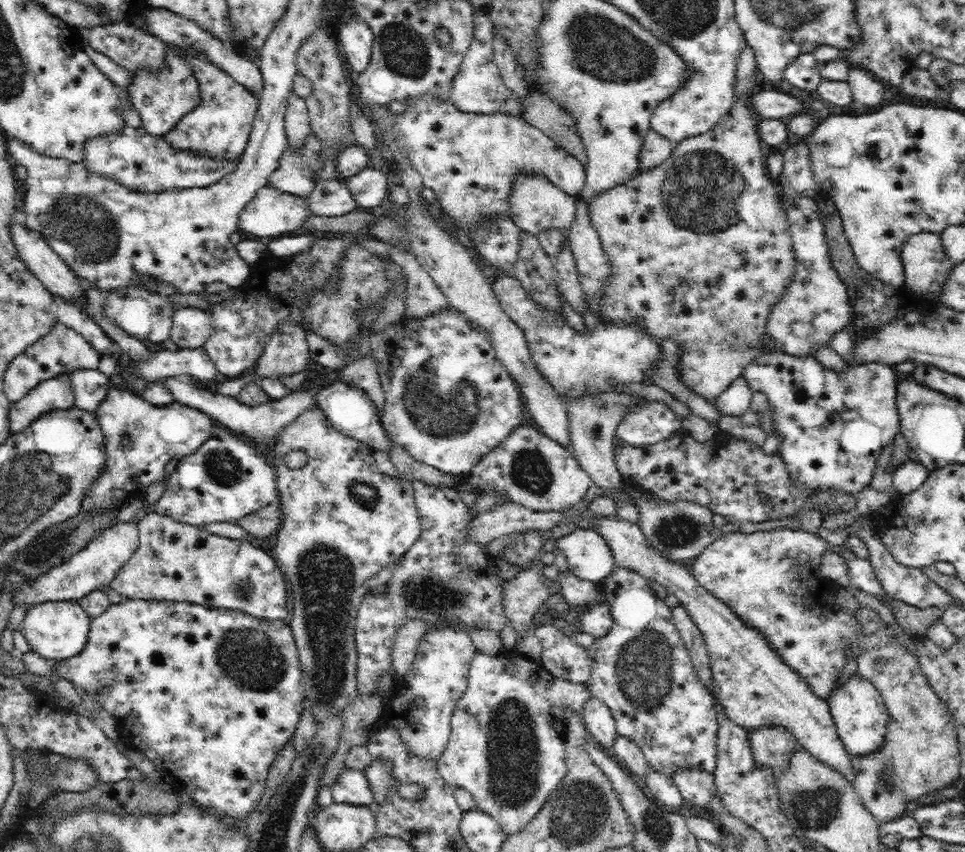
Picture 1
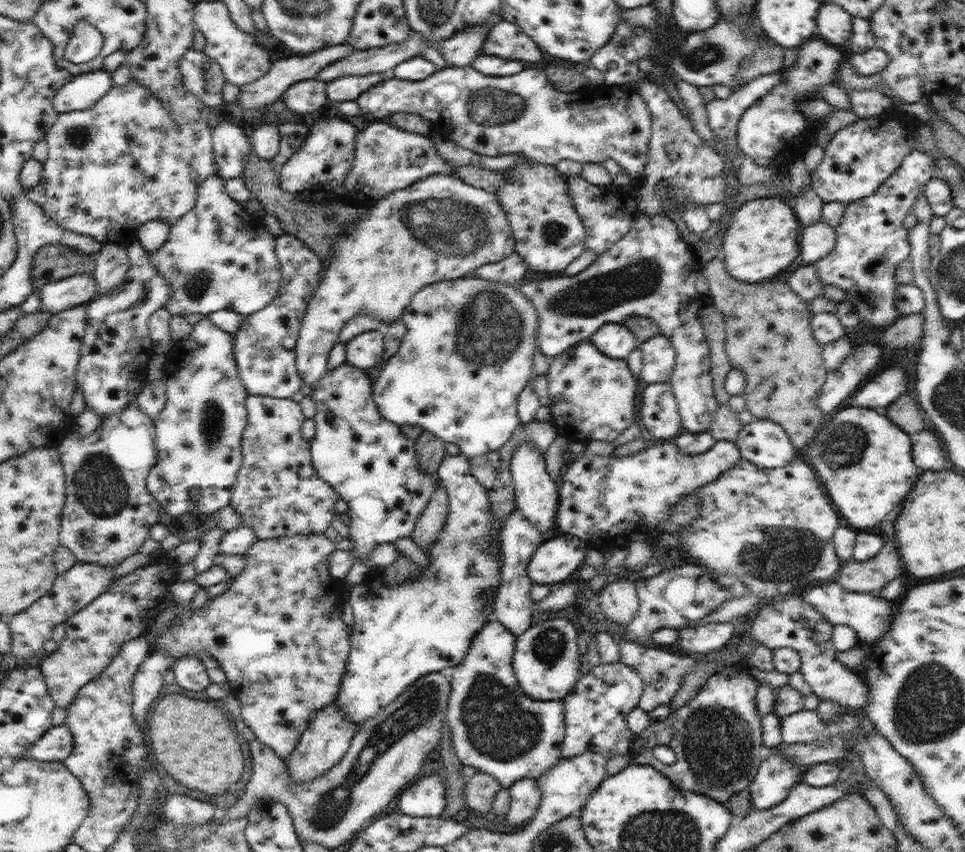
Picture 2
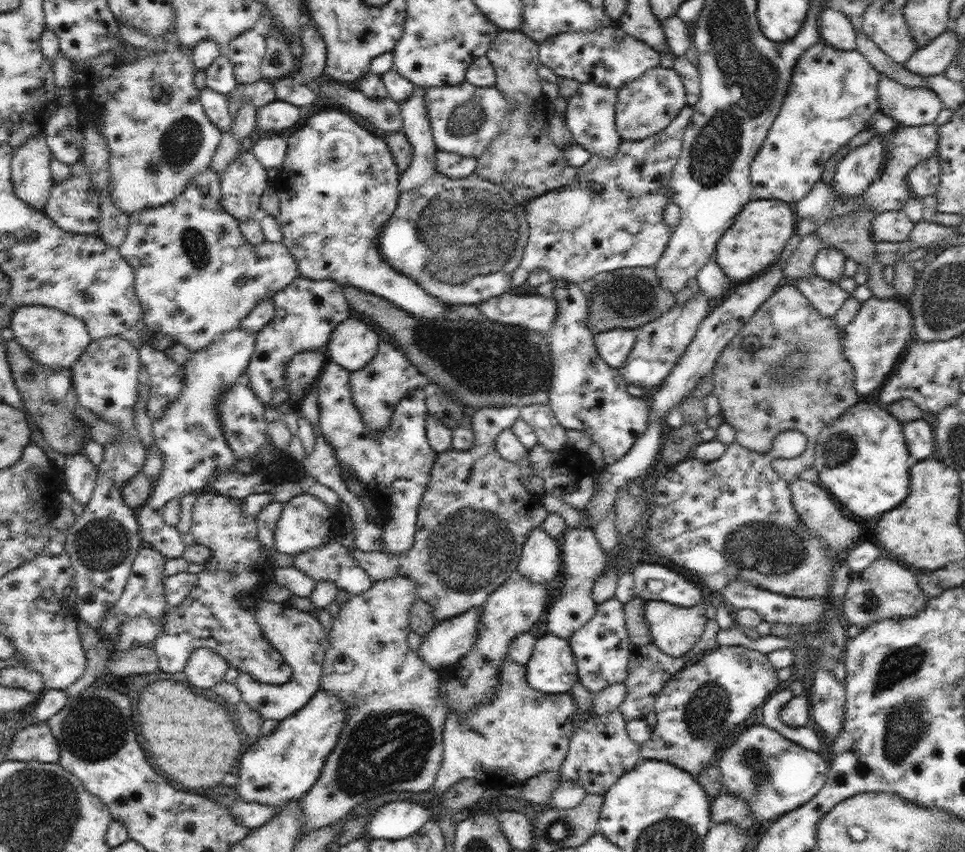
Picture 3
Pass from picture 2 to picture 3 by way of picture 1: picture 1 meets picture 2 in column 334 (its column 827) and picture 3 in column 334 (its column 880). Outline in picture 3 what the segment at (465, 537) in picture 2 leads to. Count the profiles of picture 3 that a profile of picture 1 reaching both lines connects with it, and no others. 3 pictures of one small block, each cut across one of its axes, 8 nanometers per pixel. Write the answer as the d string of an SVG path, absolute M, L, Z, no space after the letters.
M318 690L308 704L279 721L274 732L261 735L257 742L248 748L248 754L244 754L240 762L240 780L236 786L239 798L246 802L258 802L272 807L284 806L295 798L302 798L316 784L326 758L336 747L338 735L346 722L347 704L337 696L338 694Z

